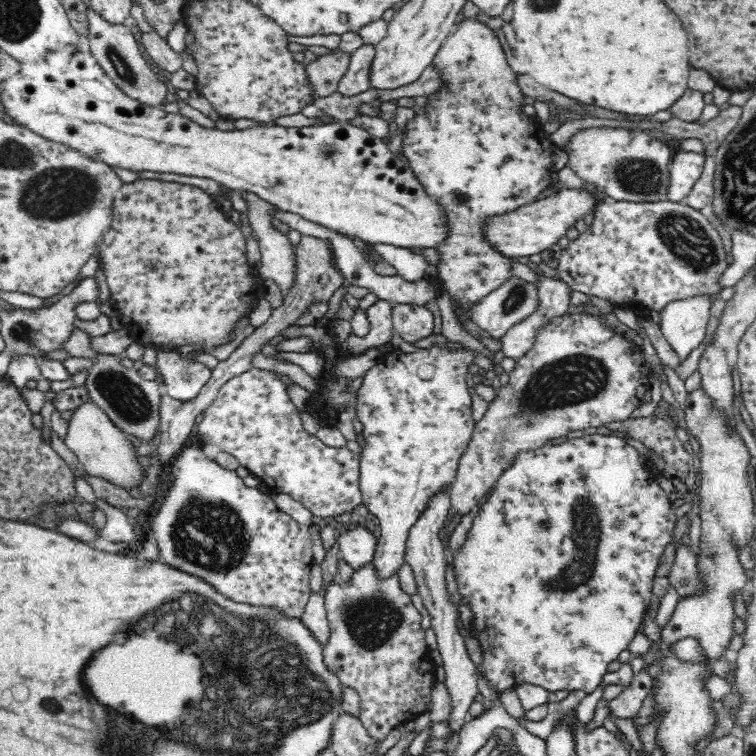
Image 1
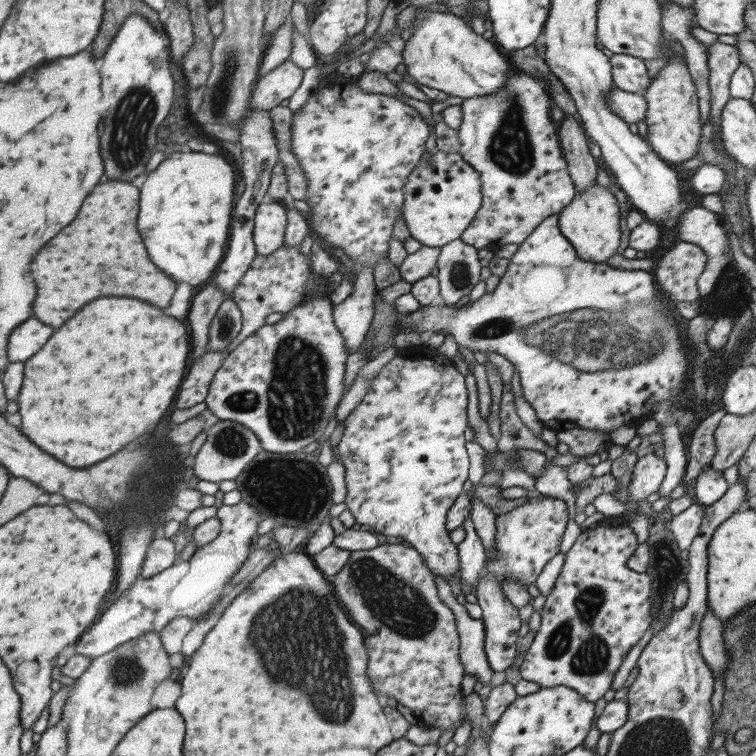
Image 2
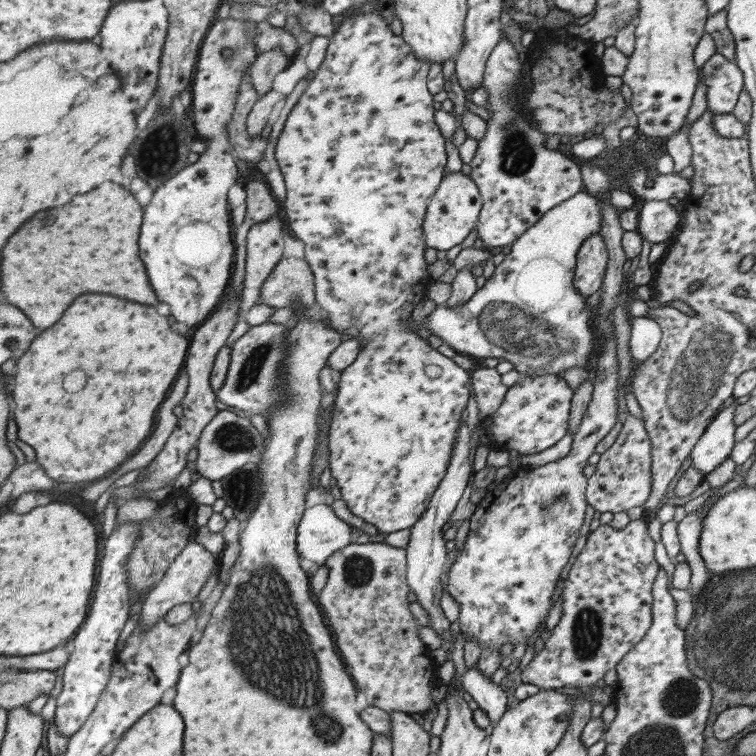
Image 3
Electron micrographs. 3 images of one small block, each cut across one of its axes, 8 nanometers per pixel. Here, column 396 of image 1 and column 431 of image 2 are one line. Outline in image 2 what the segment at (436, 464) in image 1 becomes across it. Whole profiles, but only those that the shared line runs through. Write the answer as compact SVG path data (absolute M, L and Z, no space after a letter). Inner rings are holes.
M408 348L402 351L398 358L394 358L385 364L380 372L378 372L378 376L372 380L370 389L367 390L362 401L343 421L344 433L337 446L342 466L345 466L347 470L345 472L347 488L345 503L348 510L354 515L356 523L360 525L368 524L376 534L404 538L421 554L424 564L431 570L432 574L445 578L448 584L456 583L451 581L453 575L457 575L460 580L457 545L450 540L449 532L446 528L446 520L447 512L454 504L457 496L462 492L464 482L468 480L469 461L468 453L466 453L467 440L465 437L465 430L468 426L468 414L466 412L468 412L468 390L465 384L465 377L454 367L452 360L443 357L431 348Z

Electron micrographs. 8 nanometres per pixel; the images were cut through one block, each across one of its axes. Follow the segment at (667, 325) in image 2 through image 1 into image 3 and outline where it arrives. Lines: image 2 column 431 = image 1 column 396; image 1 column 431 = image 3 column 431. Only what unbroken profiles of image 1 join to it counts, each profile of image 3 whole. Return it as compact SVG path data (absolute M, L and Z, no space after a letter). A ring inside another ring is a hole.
M581 190L578 194L570 197L568 200L558 204L557 207L550 209L538 222L534 223L520 238L516 239L510 248L510 254L506 255L504 261L496 266L496 271L493 276L487 280L485 286L482 289L478 289L476 294L472 296L471 300L468 300L461 306L455 308L449 308L449 306L437 306L435 310L432 310L426 320L424 326L430 334L438 336L444 343L451 346L456 353L462 355L474 356L474 358L504 358L506 362L512 362L514 370L520 373L520 376L547 376L555 375L562 377L568 368L588 368L590 364L590 358L594 356L594 351L597 350L596 343L594 343L594 331L595 331L595 314L596 308L587 308L587 298L574 287L575 267L577 266L577 253L580 249L580 245L584 242L586 237L590 237L592 233L598 233L602 230L602 202L598 197L591 195L586 190Z

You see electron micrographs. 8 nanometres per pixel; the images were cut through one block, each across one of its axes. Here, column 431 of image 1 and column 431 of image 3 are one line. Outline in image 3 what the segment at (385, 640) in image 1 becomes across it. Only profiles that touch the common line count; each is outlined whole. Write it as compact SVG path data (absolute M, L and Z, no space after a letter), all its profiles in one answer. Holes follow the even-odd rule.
M385 542L349 544L332 553L322 564L328 567L328 580L315 599L357 690L366 696L368 704L386 712L414 714L425 712L432 706L432 690L439 680L438 666L418 635L421 625L410 611L406 558L406 549L392 547Z

